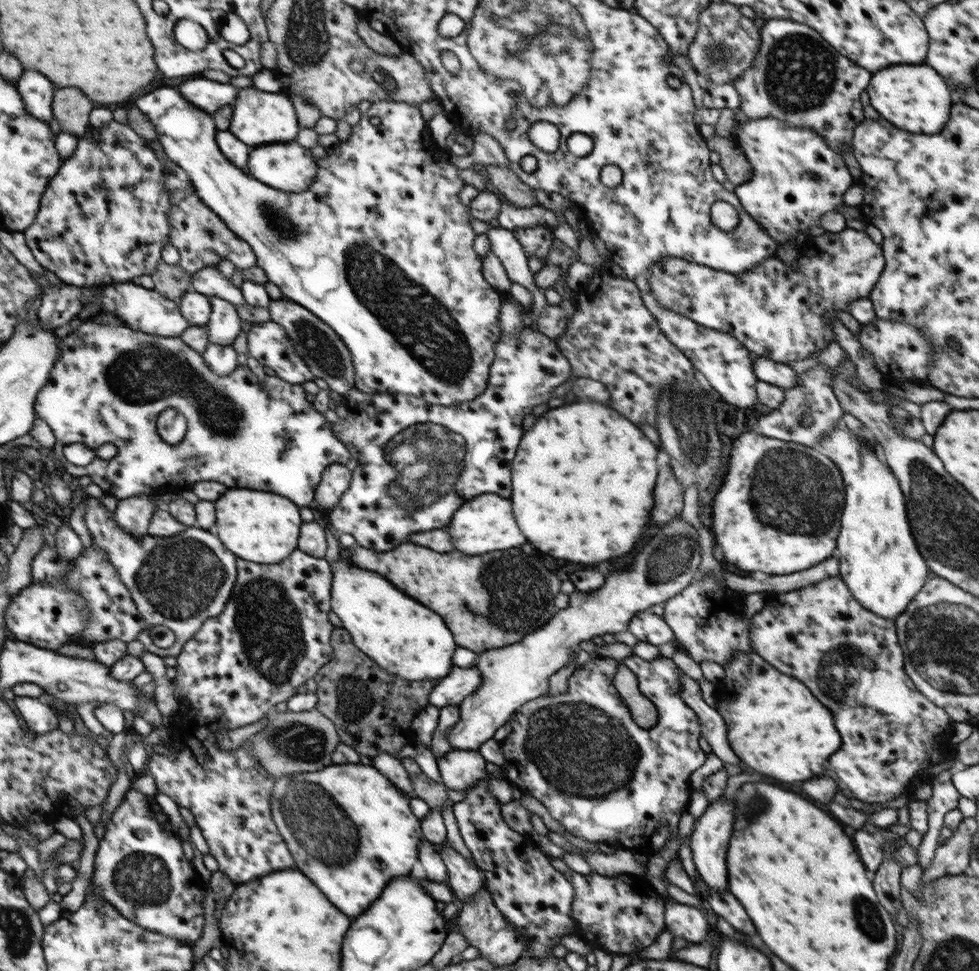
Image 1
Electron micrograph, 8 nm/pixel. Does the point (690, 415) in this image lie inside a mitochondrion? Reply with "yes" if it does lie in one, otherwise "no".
yes

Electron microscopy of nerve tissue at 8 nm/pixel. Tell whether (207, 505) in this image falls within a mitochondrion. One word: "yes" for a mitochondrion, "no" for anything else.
no

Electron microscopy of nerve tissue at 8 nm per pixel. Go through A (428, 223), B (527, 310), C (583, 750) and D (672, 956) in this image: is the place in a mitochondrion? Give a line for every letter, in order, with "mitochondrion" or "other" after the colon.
A: other
B: other
C: mitochondrion
D: other

